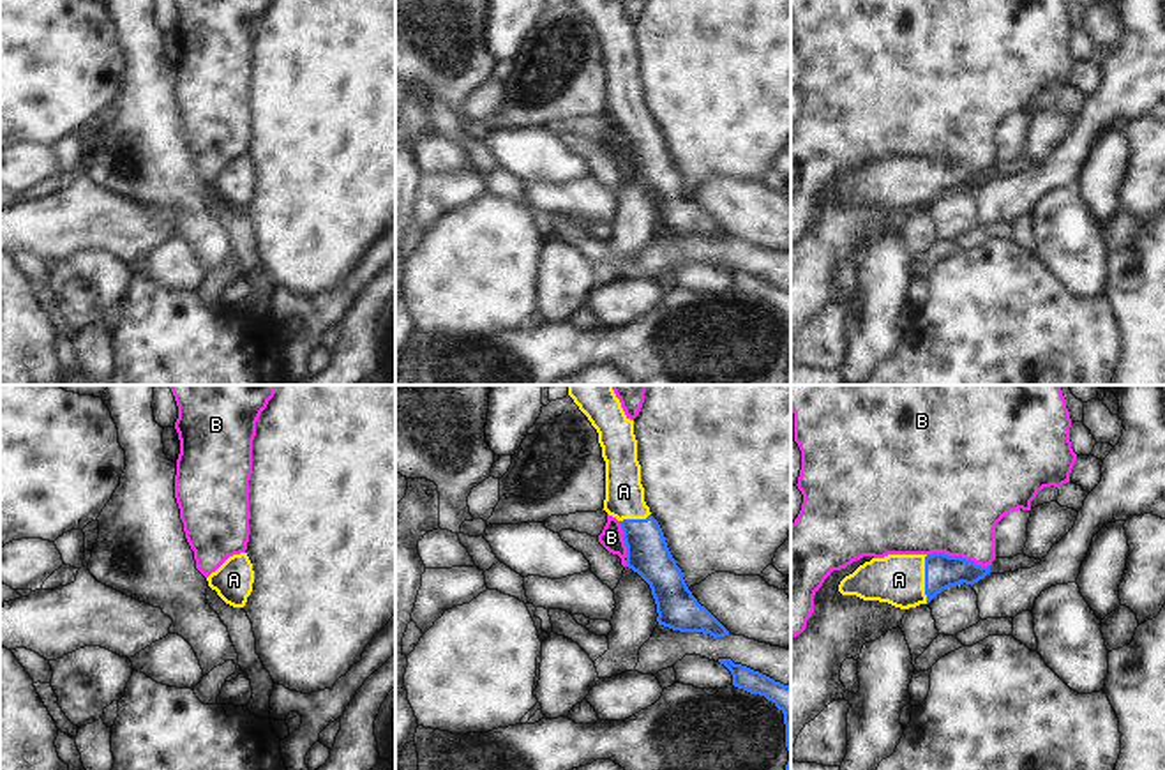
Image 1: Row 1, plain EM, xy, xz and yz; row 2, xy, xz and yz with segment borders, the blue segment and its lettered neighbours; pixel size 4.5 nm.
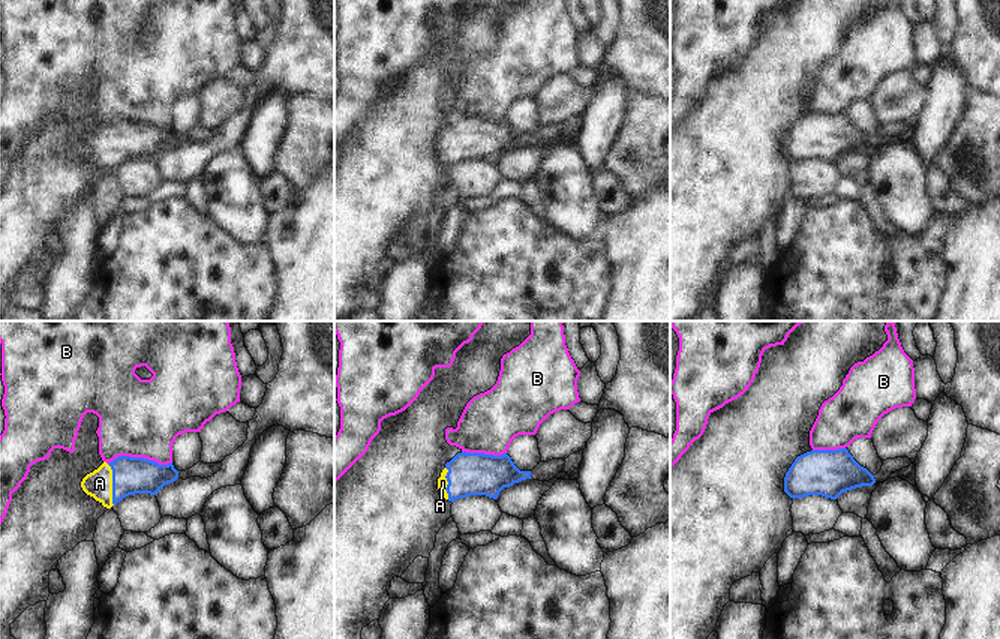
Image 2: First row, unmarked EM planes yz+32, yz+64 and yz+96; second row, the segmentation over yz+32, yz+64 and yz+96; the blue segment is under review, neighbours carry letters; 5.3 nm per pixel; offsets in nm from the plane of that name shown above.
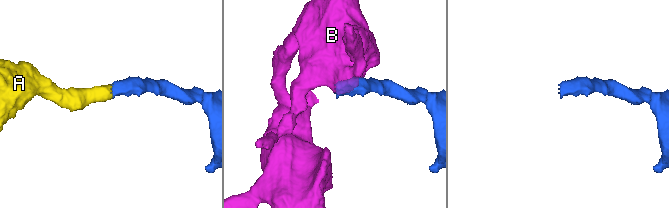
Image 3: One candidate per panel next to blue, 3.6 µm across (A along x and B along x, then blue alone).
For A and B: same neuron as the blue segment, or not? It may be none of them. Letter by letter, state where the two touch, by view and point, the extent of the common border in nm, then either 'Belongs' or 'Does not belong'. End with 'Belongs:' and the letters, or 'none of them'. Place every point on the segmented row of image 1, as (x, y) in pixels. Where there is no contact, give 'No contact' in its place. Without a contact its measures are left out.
A: Touches blue at yz (925, 580). Shared border 220 nm. Belongs
B: Touches blue at yz (959, 557). Shared border 300 nm. Does not belong
Belongs: A

